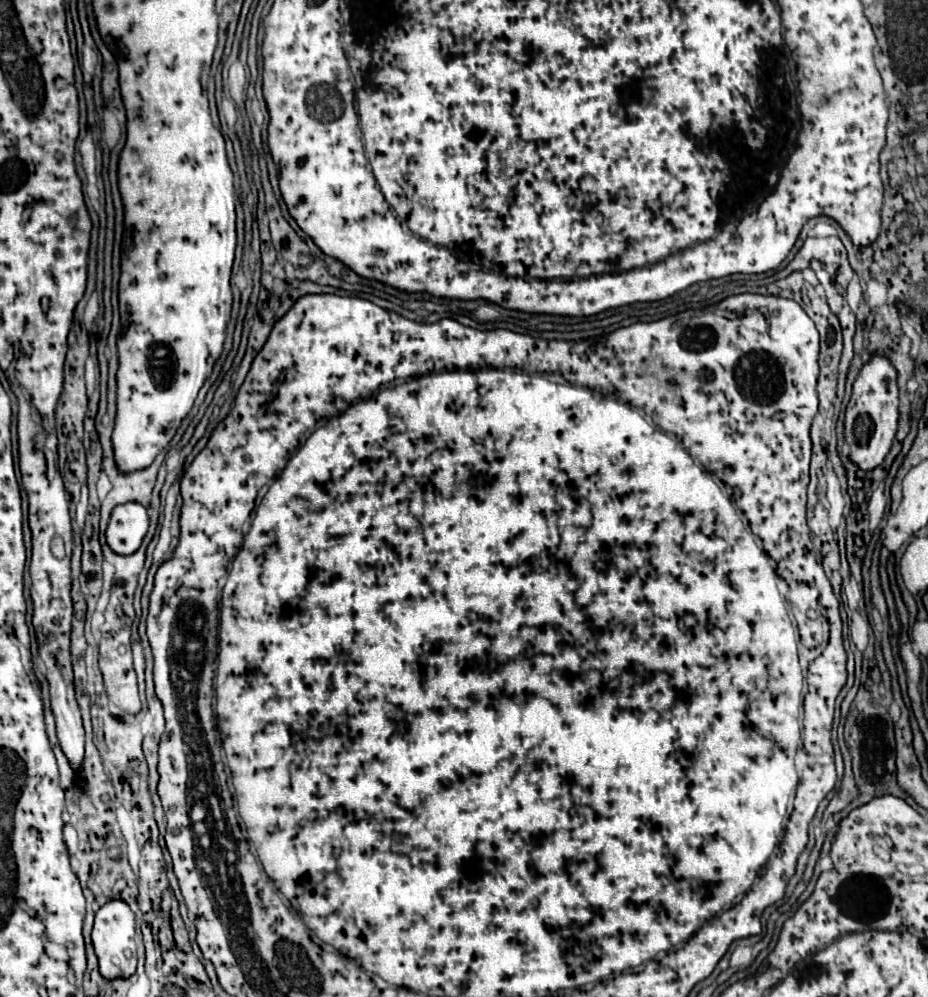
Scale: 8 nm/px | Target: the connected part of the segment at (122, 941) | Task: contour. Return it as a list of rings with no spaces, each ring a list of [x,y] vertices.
[[[109,900],[95,914],[95,924],[91,932],[91,942],[99,960],[99,972],[105,980],[129,978],[137,968],[137,950],[135,950],[135,914],[123,900]]]

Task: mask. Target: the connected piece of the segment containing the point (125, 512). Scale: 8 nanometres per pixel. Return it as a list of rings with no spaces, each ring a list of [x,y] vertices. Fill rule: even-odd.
[[[125,502],[113,508],[107,526],[107,544],[117,554],[133,554],[149,528],[147,510],[137,502]]]

